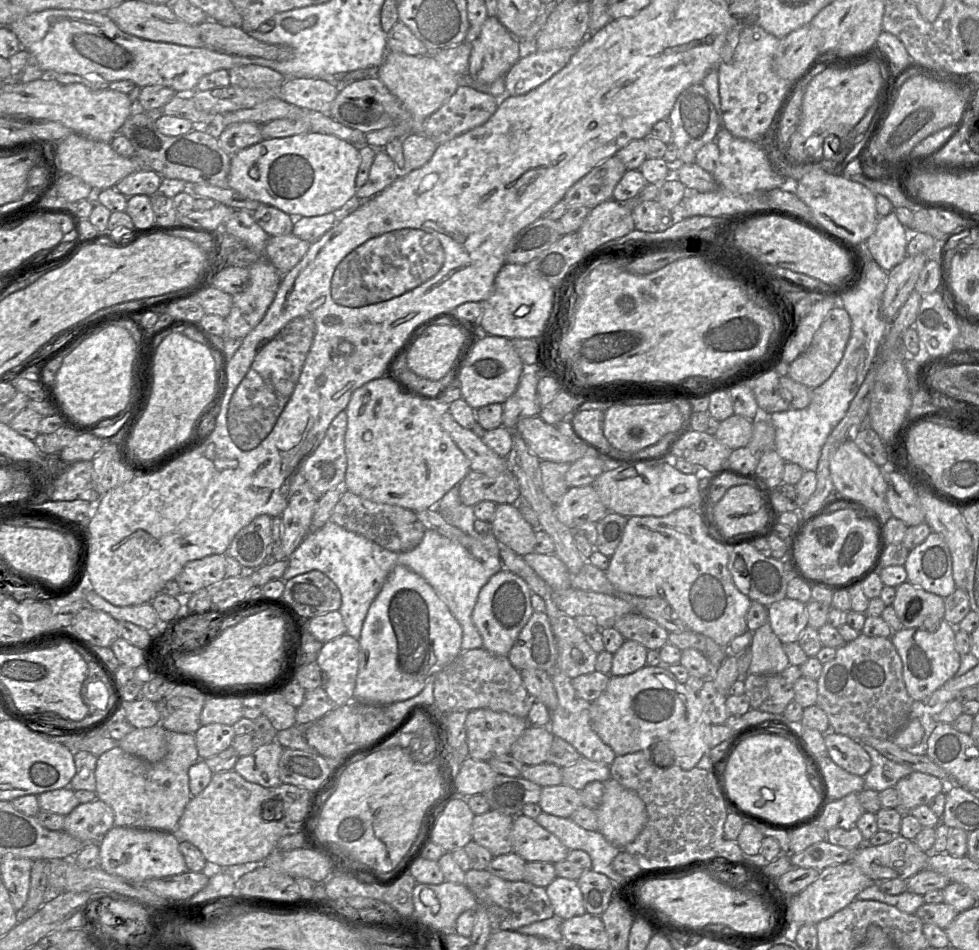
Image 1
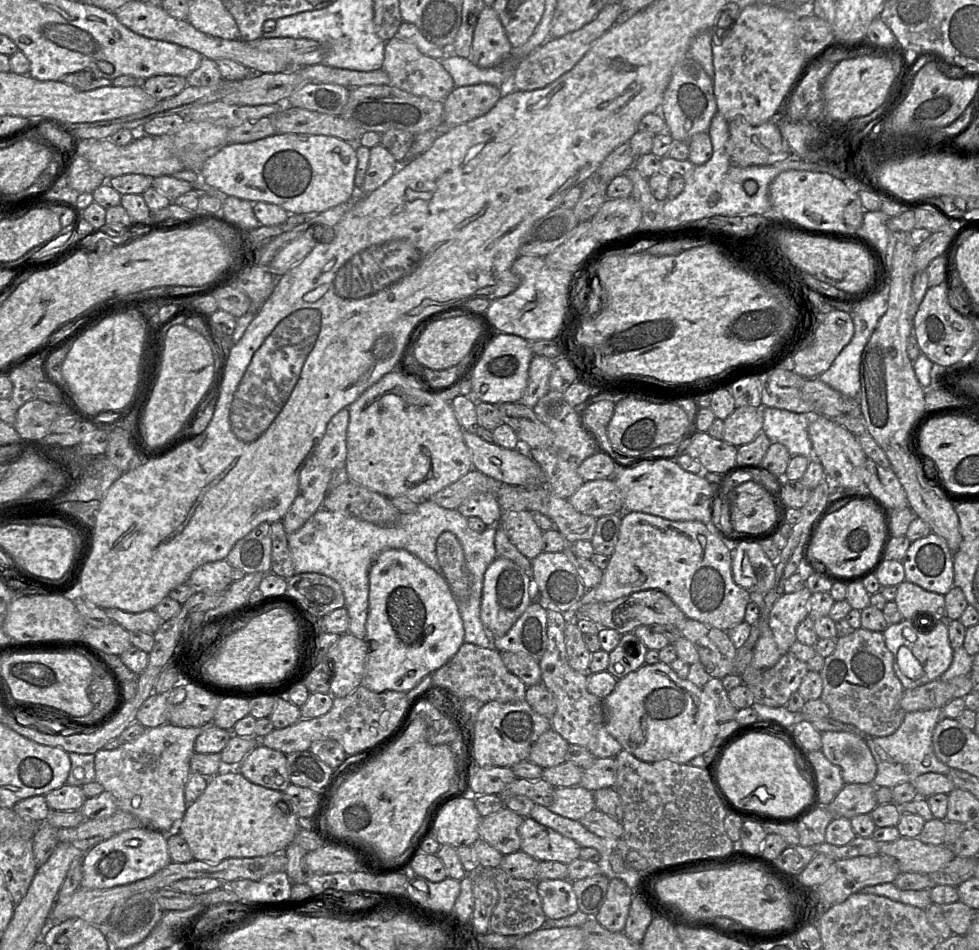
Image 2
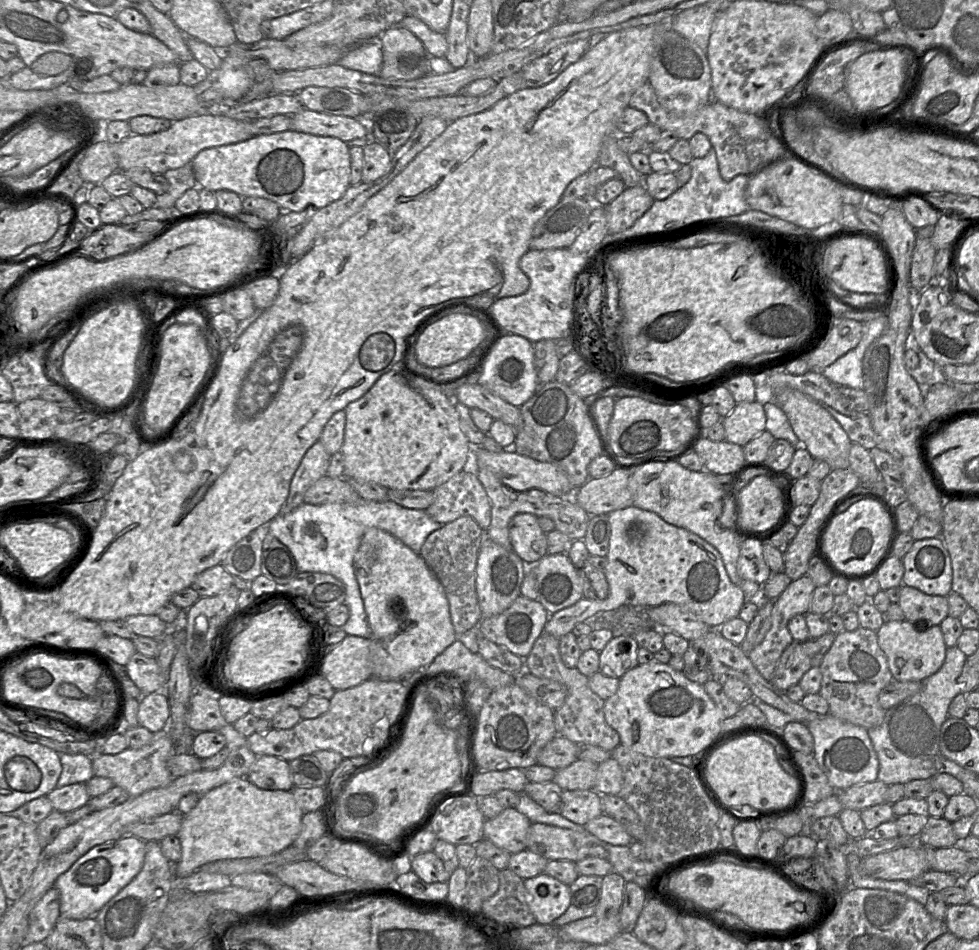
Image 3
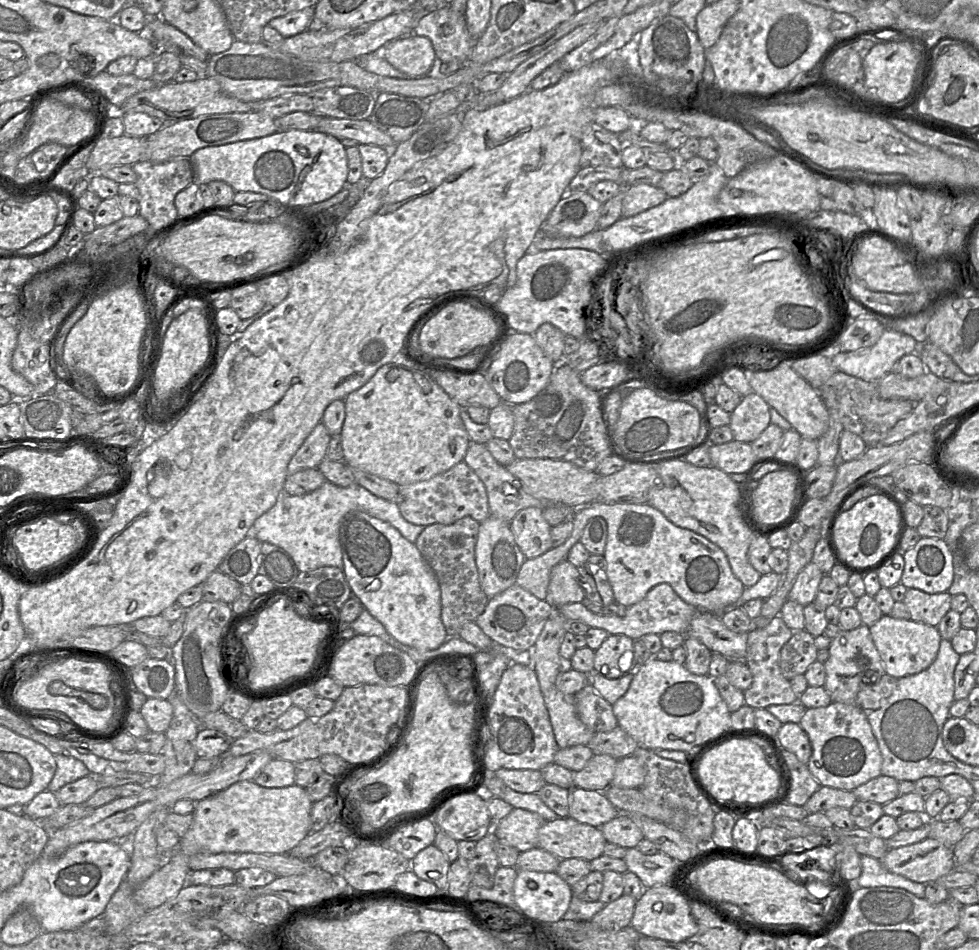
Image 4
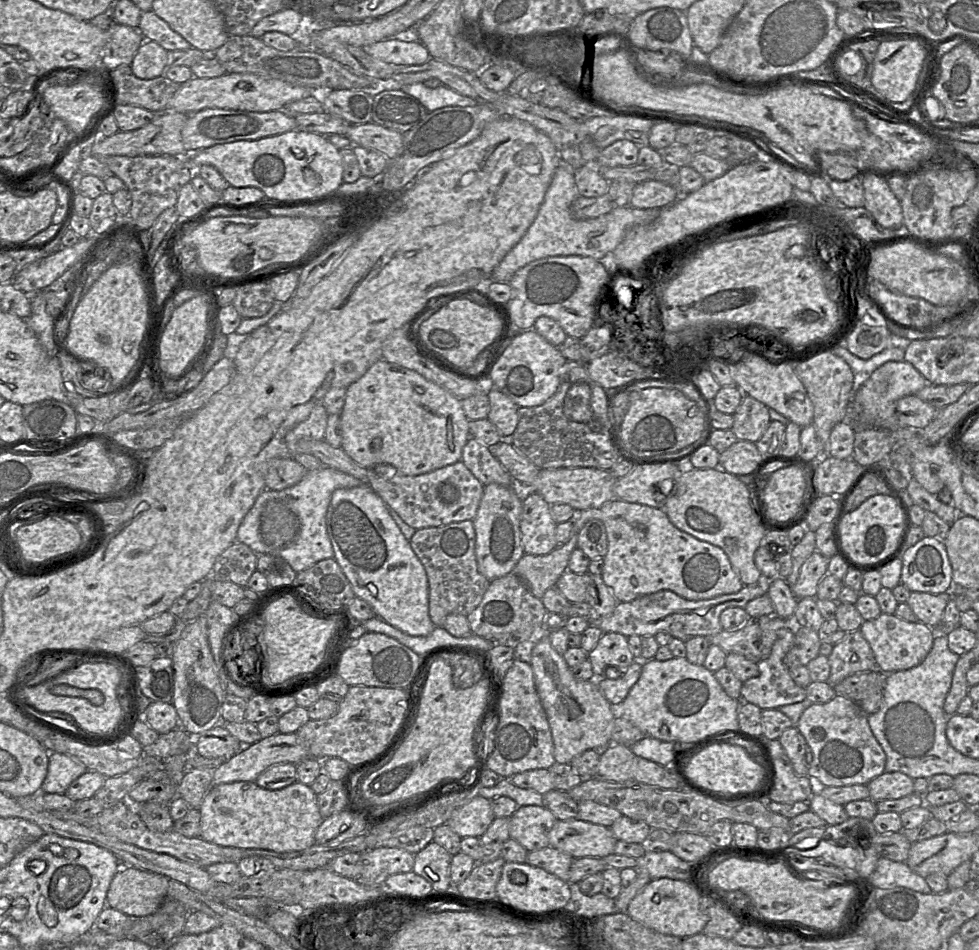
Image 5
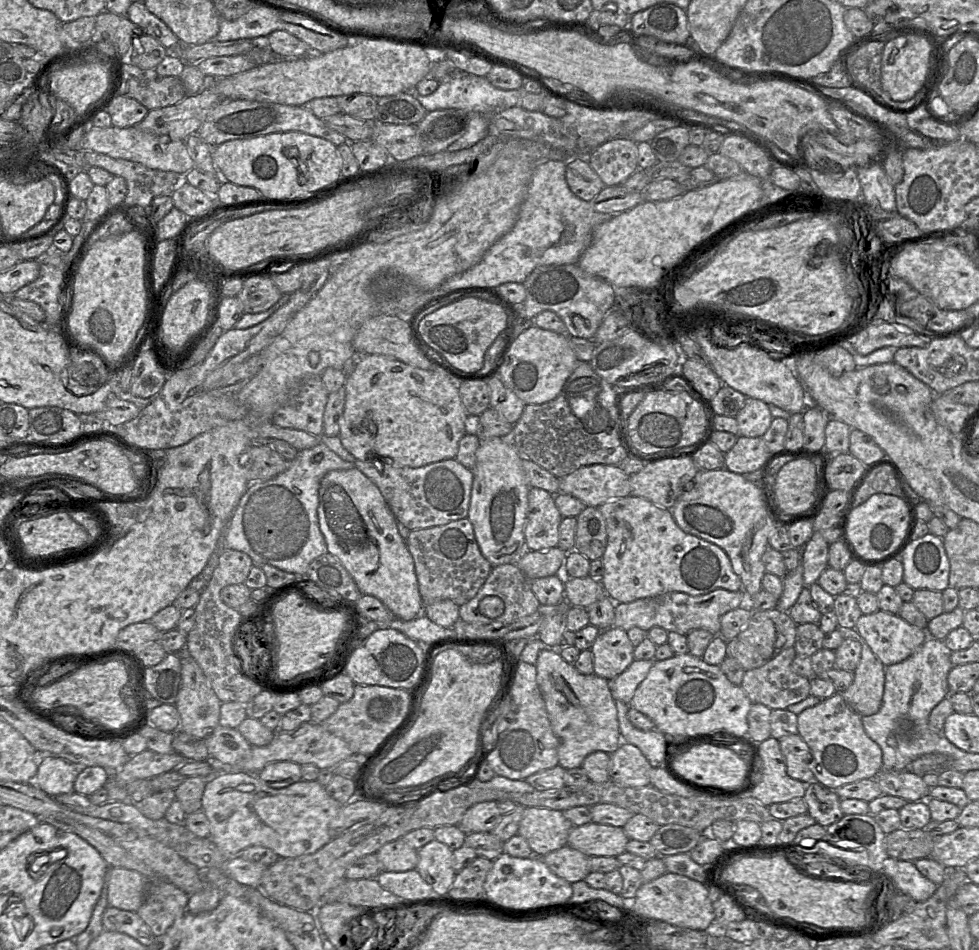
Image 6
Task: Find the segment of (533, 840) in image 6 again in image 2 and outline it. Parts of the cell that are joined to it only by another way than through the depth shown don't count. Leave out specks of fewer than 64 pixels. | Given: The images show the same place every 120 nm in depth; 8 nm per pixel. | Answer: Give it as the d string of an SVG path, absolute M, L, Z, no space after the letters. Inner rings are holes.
M507 807L486 817L481 817L480 839L499 851L503 856L520 850L519 829L524 818Z

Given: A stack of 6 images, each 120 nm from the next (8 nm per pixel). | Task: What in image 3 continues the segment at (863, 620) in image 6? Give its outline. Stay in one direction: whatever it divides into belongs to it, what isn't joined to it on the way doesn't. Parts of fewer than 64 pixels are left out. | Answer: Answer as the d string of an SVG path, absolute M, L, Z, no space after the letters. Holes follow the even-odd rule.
M907 620L903 621L885 621L876 631L878 644L885 653L888 667L894 679L899 681L920 681L936 673L944 663L946 655L946 644L940 625L931 625L918 623L915 625Z

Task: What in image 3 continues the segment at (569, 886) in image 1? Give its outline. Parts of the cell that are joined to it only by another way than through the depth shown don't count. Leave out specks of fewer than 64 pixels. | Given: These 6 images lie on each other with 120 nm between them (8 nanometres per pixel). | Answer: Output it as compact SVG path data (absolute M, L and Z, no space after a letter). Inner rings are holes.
M544 873L524 880L527 903L536 923L551 925L571 905L569 886Z

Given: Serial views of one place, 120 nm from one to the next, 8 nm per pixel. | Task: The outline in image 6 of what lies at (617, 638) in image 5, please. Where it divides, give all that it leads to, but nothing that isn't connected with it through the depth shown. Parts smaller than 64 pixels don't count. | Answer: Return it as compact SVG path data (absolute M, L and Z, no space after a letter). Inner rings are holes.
M615 626L602 630L591 647L594 674L615 679L634 661L634 648L627 631Z

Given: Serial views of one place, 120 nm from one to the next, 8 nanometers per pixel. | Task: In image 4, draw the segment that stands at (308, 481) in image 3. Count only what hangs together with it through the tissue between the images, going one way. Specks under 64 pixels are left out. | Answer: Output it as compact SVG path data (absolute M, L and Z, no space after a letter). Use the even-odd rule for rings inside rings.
M322 422L316 425L287 466L287 475L300 470L317 468L326 458L326 451L330 441L330 434Z

